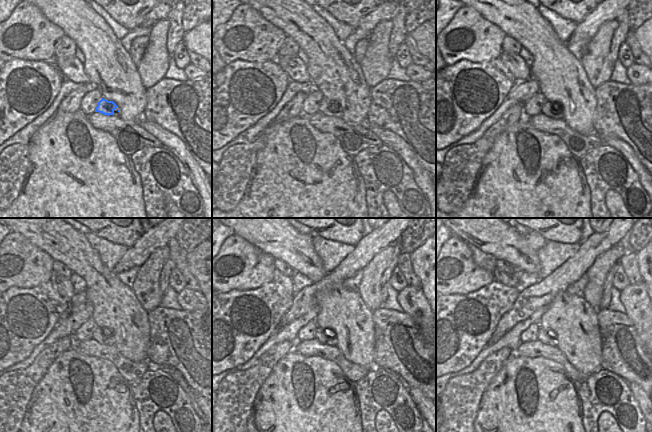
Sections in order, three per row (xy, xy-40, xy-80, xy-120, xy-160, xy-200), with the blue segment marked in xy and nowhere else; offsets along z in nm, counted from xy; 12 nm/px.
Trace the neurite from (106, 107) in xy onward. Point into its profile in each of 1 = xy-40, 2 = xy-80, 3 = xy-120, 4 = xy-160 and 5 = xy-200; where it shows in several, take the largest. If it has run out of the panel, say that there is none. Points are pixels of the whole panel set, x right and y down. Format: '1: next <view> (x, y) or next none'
1: next xy-40 (326, 107)
2: next xy-80 (548, 109)
3: next xy-120 (97, 334)
4: next xy-160 (319, 334)
5: next xy-200 (543, 336)

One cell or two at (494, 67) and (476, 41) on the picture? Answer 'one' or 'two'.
two

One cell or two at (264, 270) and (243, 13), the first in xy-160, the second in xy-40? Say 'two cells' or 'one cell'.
one cell

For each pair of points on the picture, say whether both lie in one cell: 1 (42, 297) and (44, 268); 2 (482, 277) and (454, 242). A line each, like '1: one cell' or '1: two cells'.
1: two cells
2: one cell

